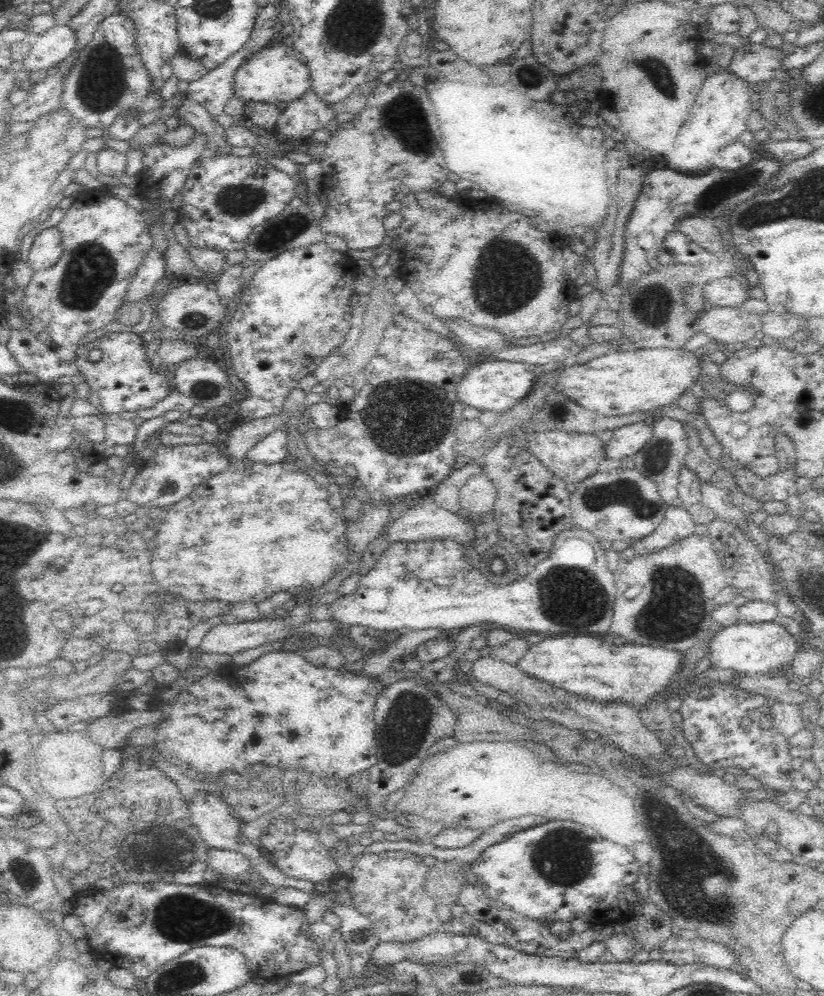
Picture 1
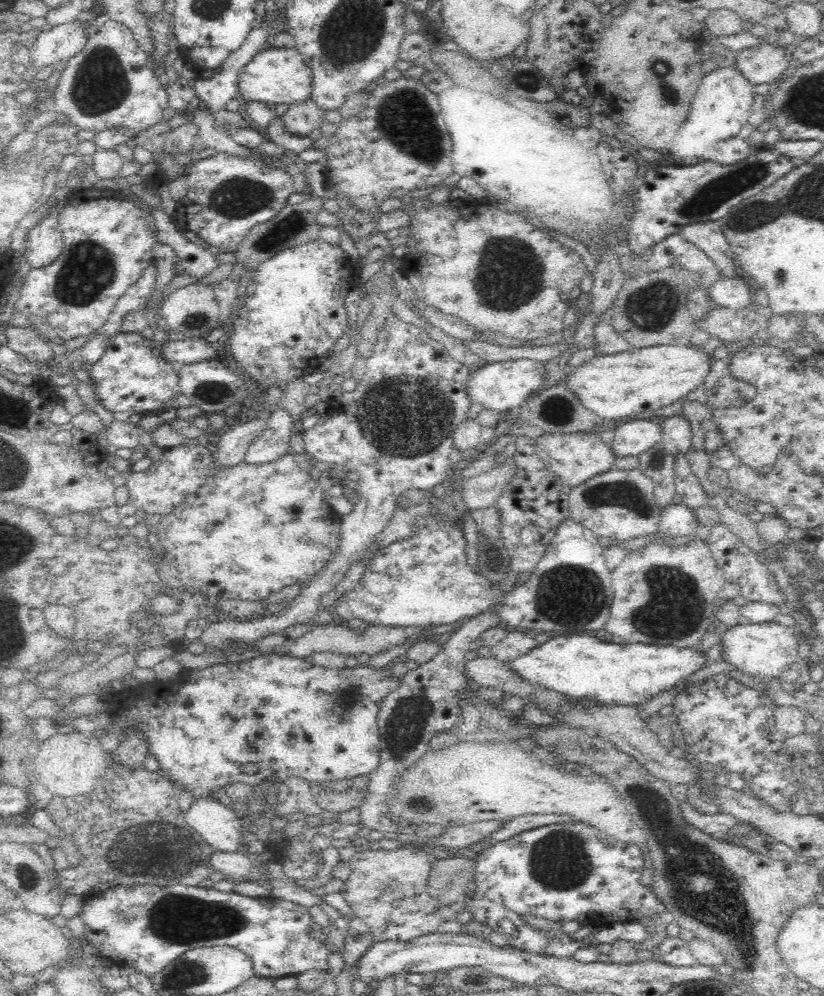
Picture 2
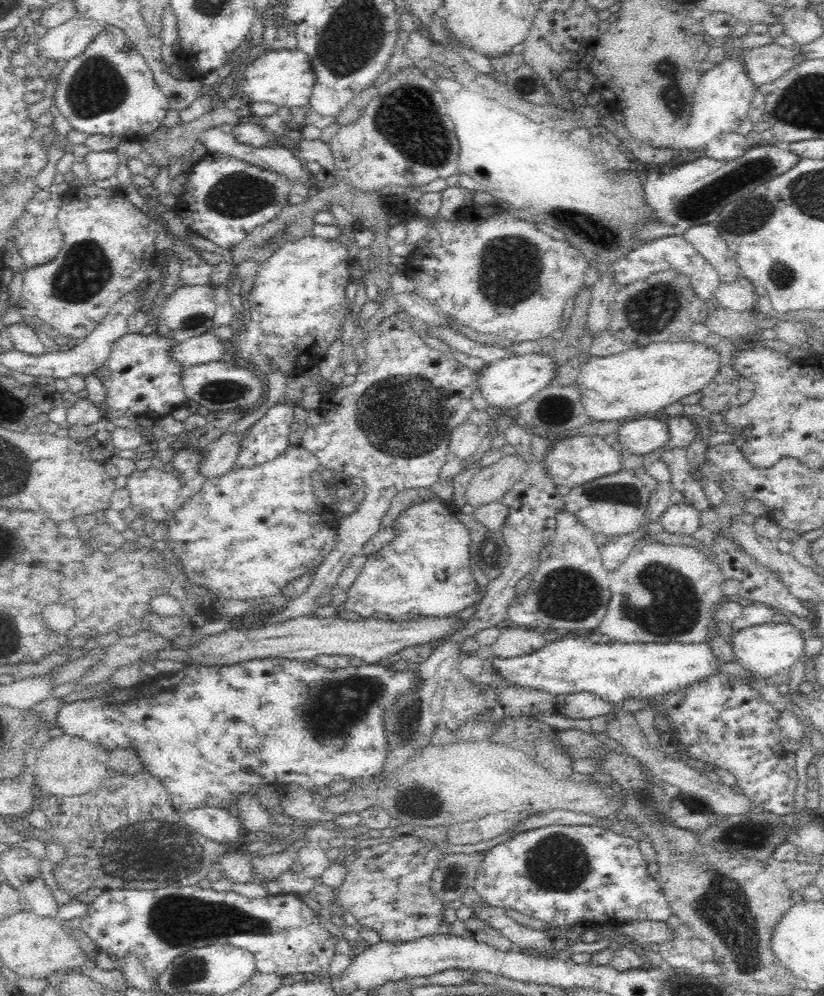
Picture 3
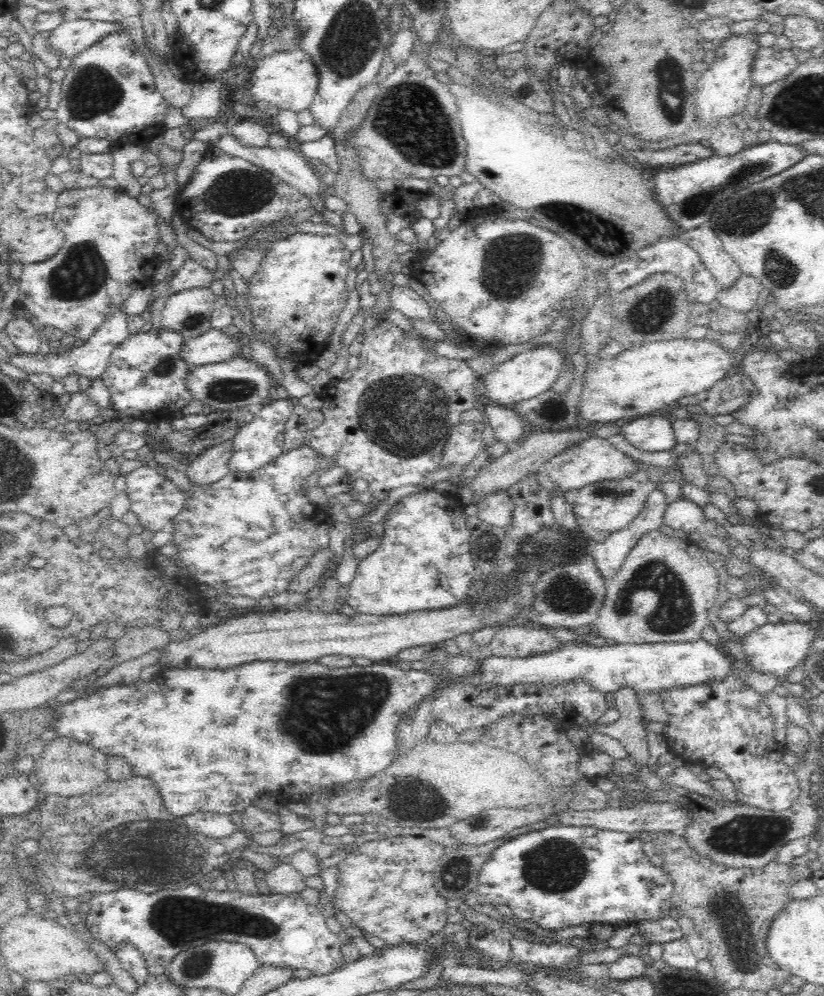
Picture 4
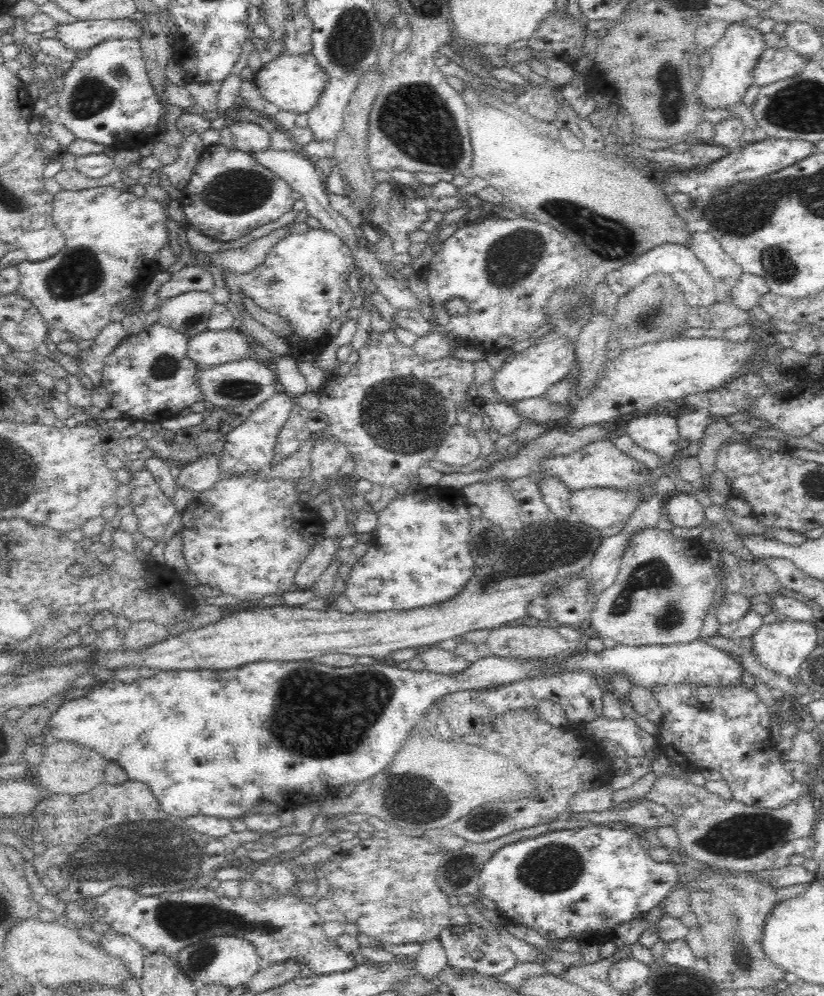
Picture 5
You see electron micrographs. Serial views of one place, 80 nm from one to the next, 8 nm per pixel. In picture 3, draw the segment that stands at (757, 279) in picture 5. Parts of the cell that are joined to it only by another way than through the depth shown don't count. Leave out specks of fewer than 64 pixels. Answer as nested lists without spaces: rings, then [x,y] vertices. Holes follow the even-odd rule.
[[[738,276],[729,283],[720,283],[714,301],[728,311],[744,312],[756,307],[760,290],[746,277]]]

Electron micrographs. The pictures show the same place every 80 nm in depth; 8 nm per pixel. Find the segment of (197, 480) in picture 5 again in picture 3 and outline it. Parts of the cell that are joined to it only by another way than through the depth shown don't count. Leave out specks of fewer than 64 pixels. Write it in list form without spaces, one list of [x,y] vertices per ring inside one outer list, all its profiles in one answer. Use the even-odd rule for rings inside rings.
[[[234,430],[225,432],[218,440],[214,441],[205,451],[204,458],[198,466],[198,473],[202,473],[206,480],[218,478],[234,467],[241,450],[241,443],[245,440],[244,434]]]

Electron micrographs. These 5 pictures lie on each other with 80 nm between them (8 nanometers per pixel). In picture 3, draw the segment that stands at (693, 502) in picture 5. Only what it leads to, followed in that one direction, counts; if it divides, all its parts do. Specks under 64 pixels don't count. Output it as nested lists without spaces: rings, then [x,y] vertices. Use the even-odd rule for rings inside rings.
[[[683,501],[670,505],[658,519],[664,531],[679,536],[692,536],[701,526],[700,510]]]

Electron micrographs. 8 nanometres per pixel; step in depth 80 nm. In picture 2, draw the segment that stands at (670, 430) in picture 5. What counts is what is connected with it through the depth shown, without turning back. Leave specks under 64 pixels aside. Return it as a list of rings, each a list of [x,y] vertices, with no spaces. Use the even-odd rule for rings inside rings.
[[[637,419],[618,425],[607,438],[616,457],[633,458],[656,446],[662,431],[654,420]]]

